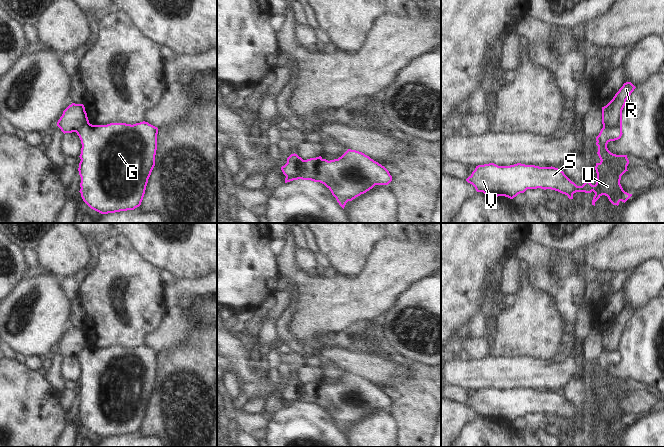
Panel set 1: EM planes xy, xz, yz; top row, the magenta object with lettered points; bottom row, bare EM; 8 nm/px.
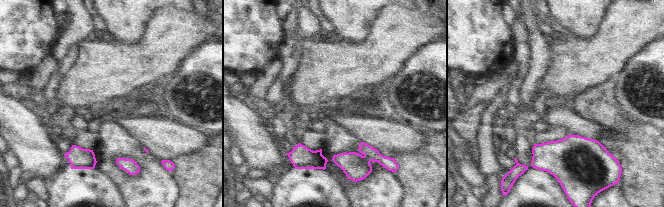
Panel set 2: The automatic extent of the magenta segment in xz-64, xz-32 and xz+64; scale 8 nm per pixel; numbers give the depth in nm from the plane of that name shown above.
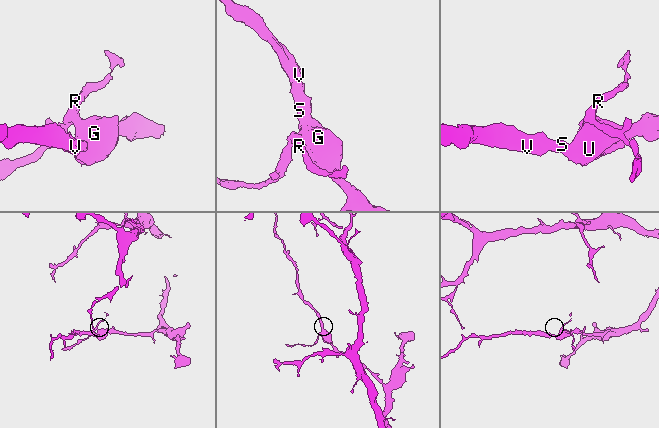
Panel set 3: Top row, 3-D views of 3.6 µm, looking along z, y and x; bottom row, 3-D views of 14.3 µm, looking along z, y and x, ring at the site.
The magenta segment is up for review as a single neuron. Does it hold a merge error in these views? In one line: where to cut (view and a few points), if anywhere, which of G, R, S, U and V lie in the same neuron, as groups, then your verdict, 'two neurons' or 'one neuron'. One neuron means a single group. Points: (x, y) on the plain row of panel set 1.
cut in xz along (304, 384), (304, 393), (299, 402), (286, 401); G S U V / R; two neurons

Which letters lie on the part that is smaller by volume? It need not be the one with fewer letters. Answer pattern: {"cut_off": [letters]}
{"cut_off": ["R"]}

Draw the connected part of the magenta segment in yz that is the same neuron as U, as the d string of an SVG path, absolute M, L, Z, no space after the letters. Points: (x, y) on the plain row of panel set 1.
M622 349L615 351L603 351L596 361L596 369L598 370L598 380L600 386L596 387L595 394L597 397L597 406L595 409L592 409L587 401L585 407L582 410L577 410L572 406L563 395L555 391L539 391L535 389L525 389L517 387L510 390L498 390L494 387L478 389L472 398L466 403L466 405L472 408L477 416L483 416L484 418L493 419L493 420L505 420L510 423L513 423L520 417L524 417L527 413L551 413L558 415L562 418L568 420L569 423L573 423L573 418L576 416L585 416L595 417L592 429L595 430L595 426L602 420L605 419L608 421L609 425L613 429L619 429L619 426L626 426L632 418L625 416L620 408L621 400L628 395L627 390L629 384L627 379L616 379L611 377L607 368L610 365L615 365L621 362L622 360Z

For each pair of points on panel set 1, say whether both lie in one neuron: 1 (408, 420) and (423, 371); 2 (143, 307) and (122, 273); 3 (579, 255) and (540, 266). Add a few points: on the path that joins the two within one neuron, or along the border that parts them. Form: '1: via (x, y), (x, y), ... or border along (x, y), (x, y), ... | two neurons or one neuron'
1: via (416, 408), (417, 403), (423, 397), (423, 383) | one neuron
2: via (135, 299), (130, 294), (129, 281) | one neuron
3: border along (570, 253), (573, 263), (579, 269) | two neurons

